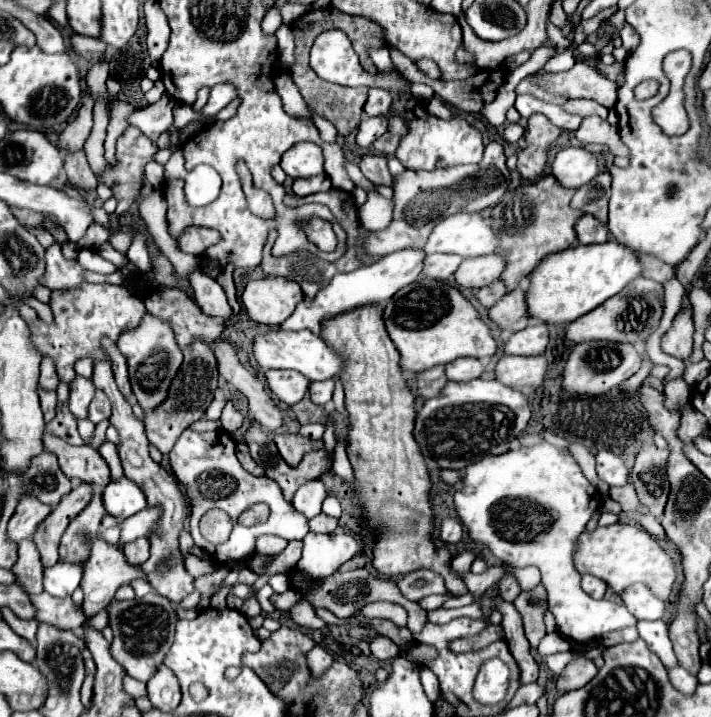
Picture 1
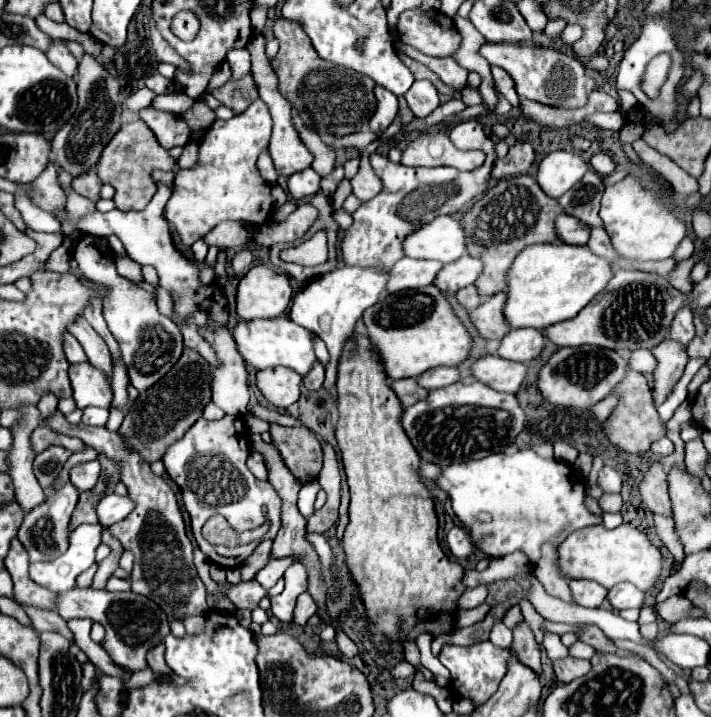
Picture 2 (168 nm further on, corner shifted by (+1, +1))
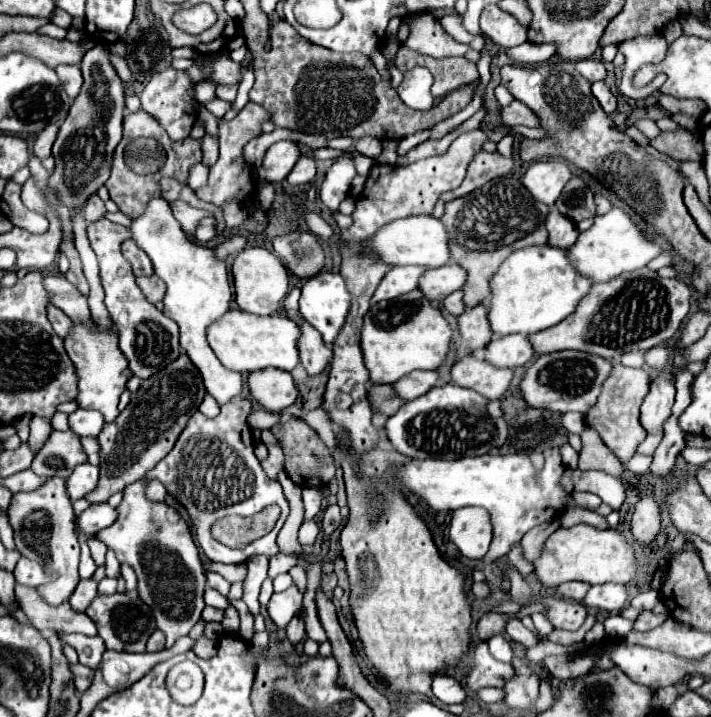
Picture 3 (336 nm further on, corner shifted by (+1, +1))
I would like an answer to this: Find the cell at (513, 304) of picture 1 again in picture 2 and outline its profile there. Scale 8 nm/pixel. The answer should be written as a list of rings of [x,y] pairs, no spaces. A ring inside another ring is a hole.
[[[495,293],[493,297],[489,297],[485,303],[481,303],[477,309],[473,309],[469,313],[471,323],[477,327],[479,335],[487,341],[493,339],[503,339],[505,333],[509,333],[509,325],[505,325],[505,317],[503,317],[503,305],[505,305],[505,297],[507,293]]]

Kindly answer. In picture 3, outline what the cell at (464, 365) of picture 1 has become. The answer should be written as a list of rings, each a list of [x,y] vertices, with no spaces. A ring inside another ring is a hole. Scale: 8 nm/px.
[[[413,371],[405,375],[401,381],[393,383],[393,387],[399,397],[411,401],[425,395],[429,389],[433,389],[437,385],[437,379],[439,379],[437,371]]]

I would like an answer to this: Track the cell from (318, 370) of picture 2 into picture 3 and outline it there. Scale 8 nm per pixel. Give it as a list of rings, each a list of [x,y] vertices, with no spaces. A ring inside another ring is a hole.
[[[305,323],[301,327],[301,333],[303,333],[299,339],[301,365],[309,375],[319,375],[333,357],[331,349],[321,341],[321,335],[311,325]]]

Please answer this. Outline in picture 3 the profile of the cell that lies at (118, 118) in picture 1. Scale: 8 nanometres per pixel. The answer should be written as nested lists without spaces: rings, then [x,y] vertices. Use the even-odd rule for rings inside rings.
[[[202,80],[195,86],[195,98],[200,103],[205,105],[216,97],[216,86],[210,81]]]

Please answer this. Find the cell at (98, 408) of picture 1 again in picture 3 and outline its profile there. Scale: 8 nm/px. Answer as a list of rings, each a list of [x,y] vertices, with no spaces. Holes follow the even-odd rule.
[[[77,409],[75,413],[69,415],[69,425],[71,425],[71,431],[75,431],[79,437],[97,437],[105,421],[101,413],[93,409]]]

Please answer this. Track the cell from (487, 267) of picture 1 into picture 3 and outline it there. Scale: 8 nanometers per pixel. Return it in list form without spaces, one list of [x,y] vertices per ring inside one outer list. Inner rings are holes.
[[[453,263],[437,269],[427,269],[425,277],[421,277],[419,281],[419,289],[431,301],[443,301],[447,295],[461,289],[463,285],[465,285],[465,269]]]

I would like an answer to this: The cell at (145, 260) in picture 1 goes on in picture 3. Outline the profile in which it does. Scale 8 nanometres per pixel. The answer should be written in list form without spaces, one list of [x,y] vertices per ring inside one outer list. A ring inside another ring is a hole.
[[[151,199],[147,203],[145,213],[133,219],[127,229],[131,233],[131,239],[137,243],[137,247],[149,255],[155,275],[161,277],[167,285],[167,293],[163,299],[165,303],[163,313],[179,325],[181,347],[187,351],[193,365],[201,371],[207,393],[213,395],[219,405],[225,405],[233,397],[239,397],[243,393],[241,373],[227,369],[217,359],[217,355],[213,353],[207,341],[207,327],[229,311],[231,287],[229,287],[225,263],[217,261],[209,247],[195,245],[187,239],[165,199]]]

